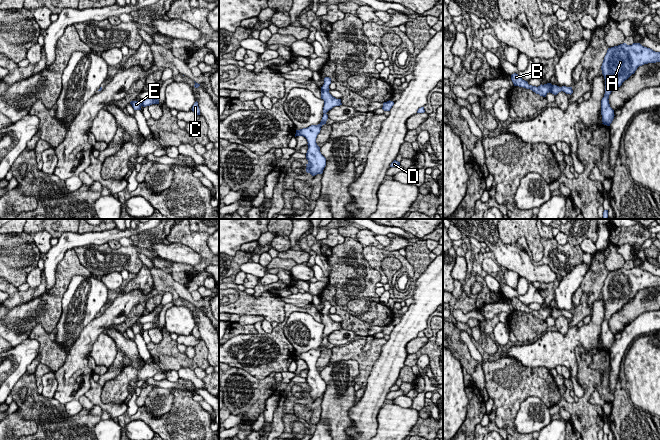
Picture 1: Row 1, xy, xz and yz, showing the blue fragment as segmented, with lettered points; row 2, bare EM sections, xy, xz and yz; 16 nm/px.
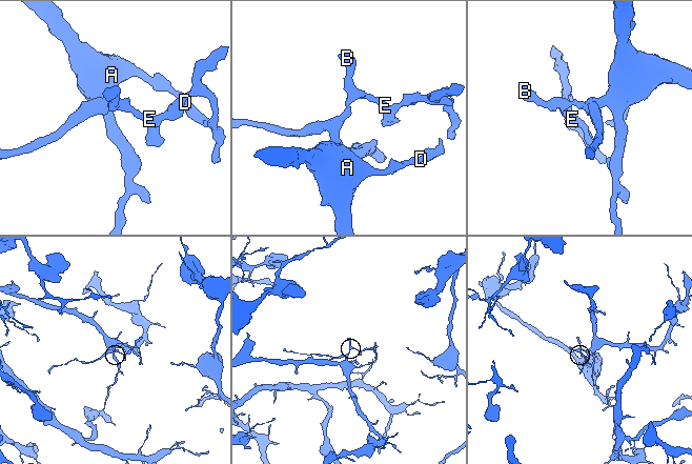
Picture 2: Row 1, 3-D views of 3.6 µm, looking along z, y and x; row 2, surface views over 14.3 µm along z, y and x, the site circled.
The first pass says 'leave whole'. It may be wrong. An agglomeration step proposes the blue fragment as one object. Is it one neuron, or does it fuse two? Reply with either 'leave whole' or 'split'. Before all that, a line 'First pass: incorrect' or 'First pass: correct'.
First pass: correct
leave whole

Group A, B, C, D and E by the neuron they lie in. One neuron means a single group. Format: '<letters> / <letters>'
A B C D E

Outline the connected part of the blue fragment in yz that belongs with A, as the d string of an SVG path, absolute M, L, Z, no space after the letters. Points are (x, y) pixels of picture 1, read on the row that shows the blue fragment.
M626 43L608 48L601 70L605 79L605 94L601 100L602 124L610 126L614 110L609 104L609 95L635 73L639 66L660 62L660 52L642 46L640 43Z

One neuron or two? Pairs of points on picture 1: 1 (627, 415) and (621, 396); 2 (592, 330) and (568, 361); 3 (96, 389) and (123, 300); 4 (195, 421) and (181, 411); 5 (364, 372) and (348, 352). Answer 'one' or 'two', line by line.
1: one
2: one
3: two
4: one
5: one

